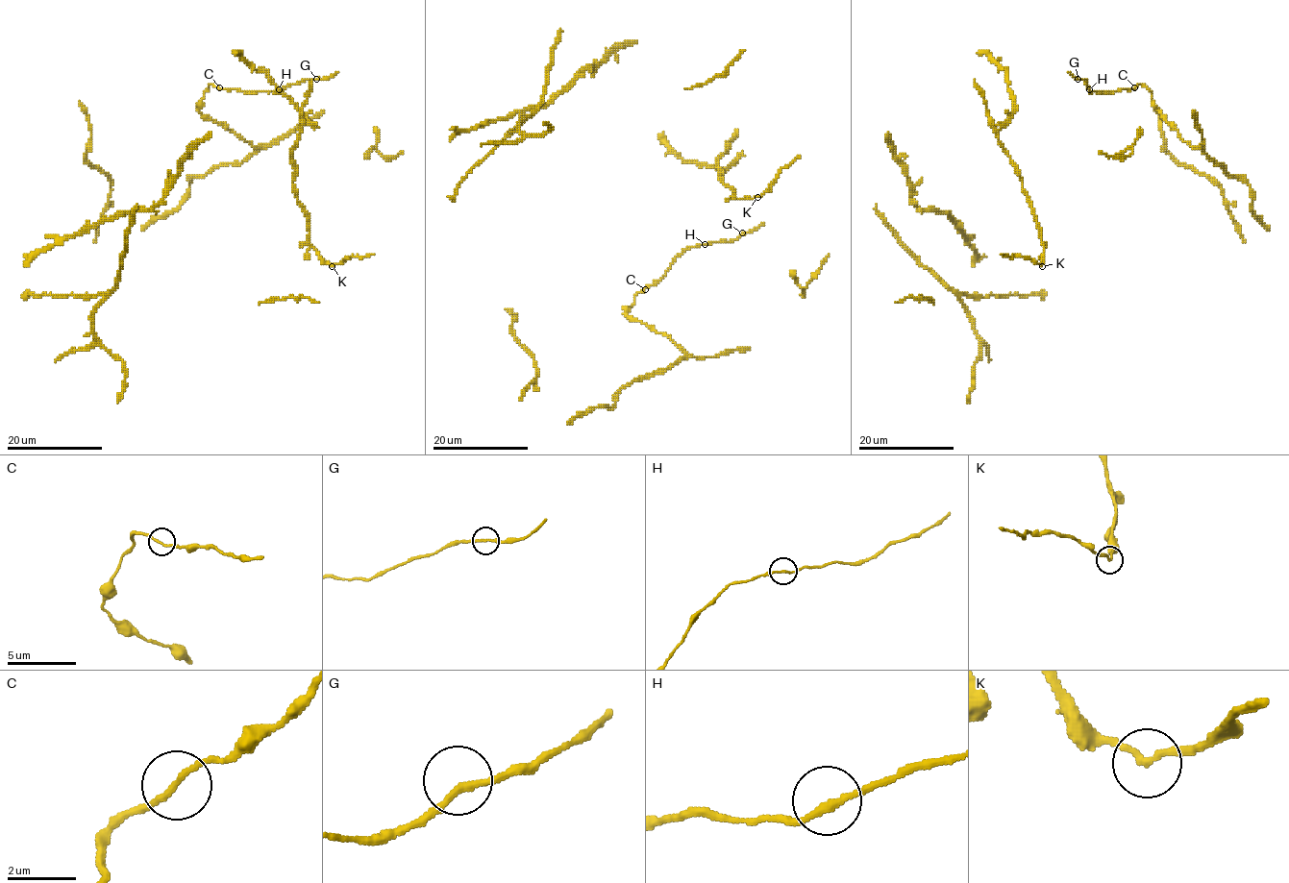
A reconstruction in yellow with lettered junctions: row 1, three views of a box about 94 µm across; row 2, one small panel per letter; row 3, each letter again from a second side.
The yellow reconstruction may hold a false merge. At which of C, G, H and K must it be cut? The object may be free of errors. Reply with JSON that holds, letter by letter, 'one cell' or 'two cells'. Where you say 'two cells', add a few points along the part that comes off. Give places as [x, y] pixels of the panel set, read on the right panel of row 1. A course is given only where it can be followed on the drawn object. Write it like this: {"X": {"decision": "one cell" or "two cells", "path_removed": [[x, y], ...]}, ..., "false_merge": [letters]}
{"C": {"decision": "one cell"}, "G": {"decision": "one cell"}, "H": {"decision": "one cell"}, "K": {"decision": "two cells", "path_removed": [[1042, 265], [1028, 258], [1002, 254]]}, "false_merge": ["K"]}

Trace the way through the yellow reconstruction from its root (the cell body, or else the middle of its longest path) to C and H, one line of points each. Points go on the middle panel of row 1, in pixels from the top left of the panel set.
C: (742, 233), (729, 241), (685, 249), (659, 280), (645, 289)
H: (742, 233), (729, 241), (705, 244)

